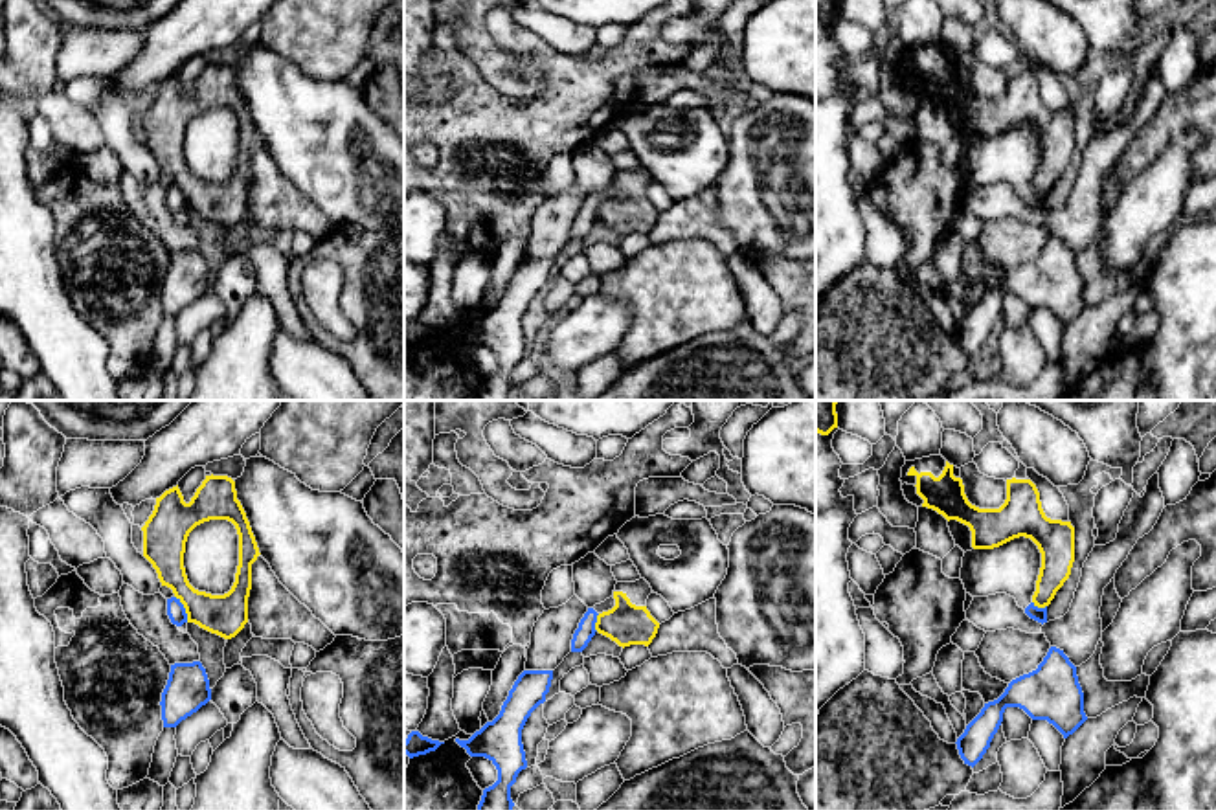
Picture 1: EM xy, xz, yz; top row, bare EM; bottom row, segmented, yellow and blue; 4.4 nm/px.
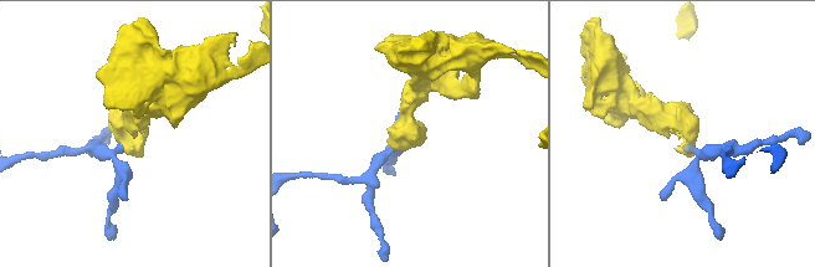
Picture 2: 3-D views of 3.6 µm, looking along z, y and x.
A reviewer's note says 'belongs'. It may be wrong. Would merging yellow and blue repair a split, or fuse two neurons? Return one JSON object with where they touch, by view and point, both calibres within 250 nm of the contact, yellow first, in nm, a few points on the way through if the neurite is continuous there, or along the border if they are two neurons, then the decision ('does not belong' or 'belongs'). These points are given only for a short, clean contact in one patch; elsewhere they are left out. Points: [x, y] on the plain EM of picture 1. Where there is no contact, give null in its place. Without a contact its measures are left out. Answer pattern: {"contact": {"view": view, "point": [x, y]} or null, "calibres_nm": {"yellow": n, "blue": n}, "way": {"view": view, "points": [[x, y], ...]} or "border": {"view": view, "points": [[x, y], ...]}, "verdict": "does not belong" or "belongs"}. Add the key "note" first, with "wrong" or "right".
{"note": "wrong", "contact": {"view": "xy", "point": [184, 195]}, "calibres_nm": {"yellow": 180, "blue": 80}, "border": {"view": "xy", "points": [[175, 184], [188, 210]]}, "verdict": "does not belong"}

